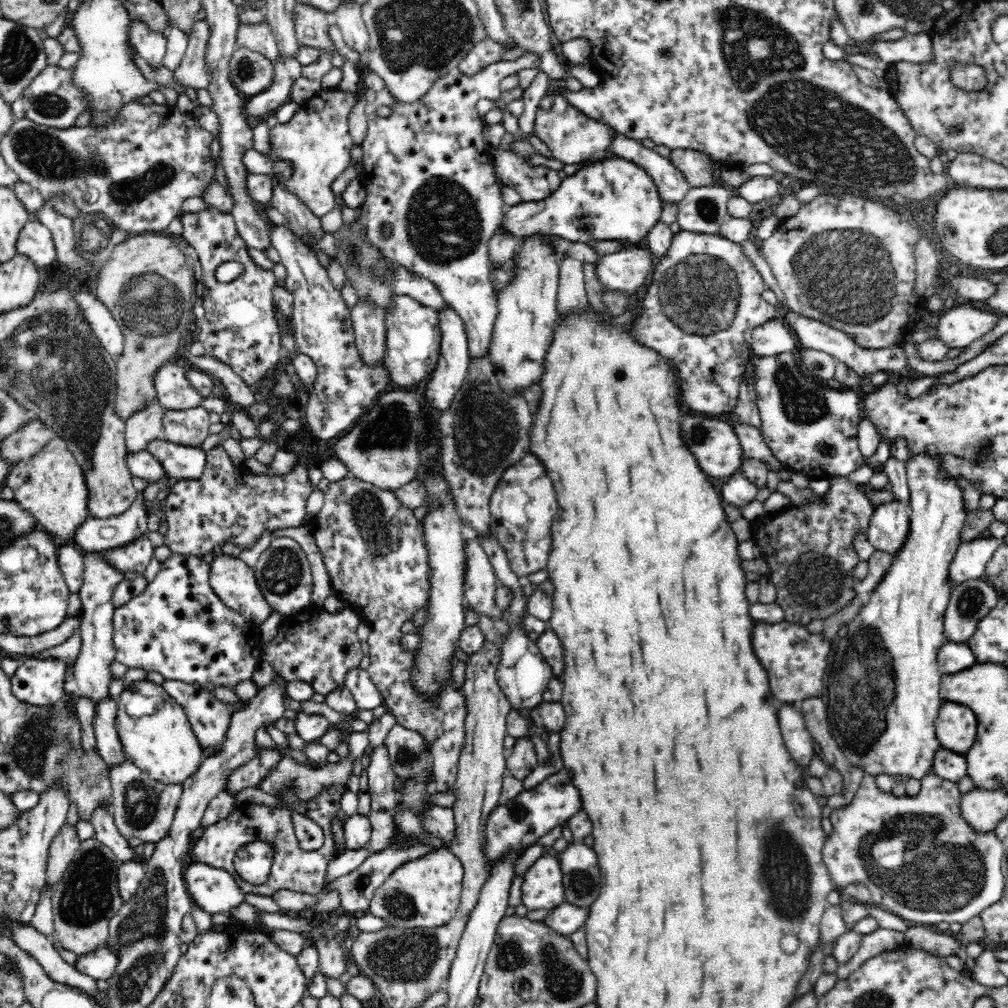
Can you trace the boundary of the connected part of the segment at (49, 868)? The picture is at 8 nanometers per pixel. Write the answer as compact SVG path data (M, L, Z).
M65 825L53 838L48 850L48 864L46 866L46 885L54 888L63 877L68 865L72 862L80 846L80 838L75 825Z

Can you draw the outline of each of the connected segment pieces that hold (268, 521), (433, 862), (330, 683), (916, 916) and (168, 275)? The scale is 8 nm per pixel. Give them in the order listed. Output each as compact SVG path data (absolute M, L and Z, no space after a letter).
M222 442L206 453L206 466L198 480L179 480L163 494L168 532L164 545L174 554L204 557L216 546L234 544L240 551L252 549L268 531L299 528L308 519L307 500L313 491L309 468L299 462L285 475L251 473L242 464L234 465Z
M432 848L428 854L408 860L400 865L394 874L374 892L374 898L370 902L368 912L383 918L388 926L394 928L425 928L435 929L444 926L452 920L460 904L461 890L463 888L464 867L462 861L452 853L448 848Z
M344 607L337 612L327 612L324 608L309 609L300 615L287 617L279 621L276 637L262 642L262 660L267 660L275 673L286 682L308 682L314 692L321 695L330 694L332 690L345 686L344 680L350 670L359 668L363 653L356 631L361 622L361 617L350 607Z
M933 772L926 774L921 781L921 789L917 795L903 795L896 797L892 792L886 793L876 785L876 780L872 775L864 774L859 789L855 794L854 800L840 809L832 810L829 818L833 826L833 832L827 836L823 848L823 861L829 870L829 875L833 880L836 891L841 891L848 884L861 882L868 888L873 905L882 907L892 914L903 918L906 921L919 924L937 924L938 922L948 922L955 928L962 926L974 916L980 916L984 909L998 902L1004 892L1004 875L1001 871L1001 862L1003 861L1004 847L1000 839L992 831L976 832L972 830L968 823L960 814L960 799L963 795L958 789L958 785L951 780L944 780L936 776Z
M148 232L132 234L124 242L117 244L110 258L101 267L97 276L97 298L109 308L124 335L123 353L115 357L116 363L116 414L126 420L140 410L150 399L156 397L154 374L160 366L178 358L178 348L182 332L191 323L197 322L194 303L199 295L198 282L186 264L186 256L177 242L165 234Z

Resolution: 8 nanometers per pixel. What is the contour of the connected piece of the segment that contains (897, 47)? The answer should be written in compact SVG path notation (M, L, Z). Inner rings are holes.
M928 33L910 34L896 42L877 41L870 43L866 50L866 54L880 58L888 66L902 61L925 64L934 58L933 41Z

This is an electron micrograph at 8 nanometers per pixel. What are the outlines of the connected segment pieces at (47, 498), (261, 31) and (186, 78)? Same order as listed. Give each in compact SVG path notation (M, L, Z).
M55 436L32 458L16 462L10 468L7 487L14 491L14 500L36 518L38 527L62 543L70 542L91 517L84 471L63 438Z
M261 21L260 24L241 23L238 26L236 41L238 47L258 52L276 64L279 51L268 21Z
M205 20L194 22L186 54L173 72L176 83L196 90L208 88L210 77L205 66L205 55L210 36L210 26Z

